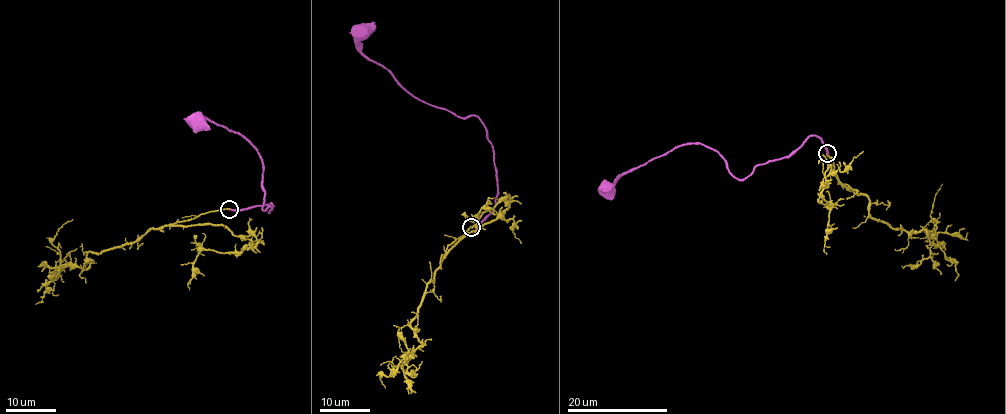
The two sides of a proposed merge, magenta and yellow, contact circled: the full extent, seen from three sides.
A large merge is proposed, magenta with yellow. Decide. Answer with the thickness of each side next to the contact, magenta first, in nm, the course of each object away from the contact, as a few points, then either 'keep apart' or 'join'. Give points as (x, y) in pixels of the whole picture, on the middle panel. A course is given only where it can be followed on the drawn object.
260/190 nm | magenta via (472, 227), (491, 212), (499, 193), (484, 125), (398, 84), (362, 53), (362, 31) | yellow via (472, 227), (448, 246), (411, 322), (422, 344), (388, 376), (379, 372), (384, 388) | keep apart

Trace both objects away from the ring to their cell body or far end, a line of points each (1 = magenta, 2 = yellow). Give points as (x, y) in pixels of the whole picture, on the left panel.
1: (229, 208), (270, 203), (269, 211), (273, 208), (263, 210), (261, 158), (245, 138), (200, 115), (198, 121)
2: (229, 208), (90, 252), (83, 270), (60, 265), (52, 242), (72, 219)

